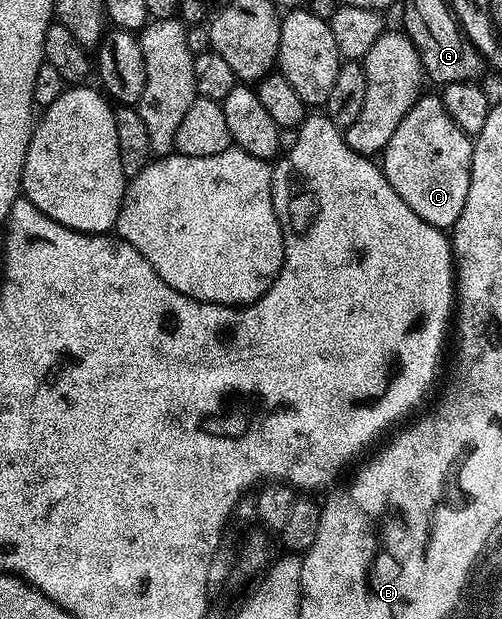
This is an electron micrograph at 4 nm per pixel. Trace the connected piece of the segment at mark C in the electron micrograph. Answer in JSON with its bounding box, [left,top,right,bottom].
[382,96,473,231]

